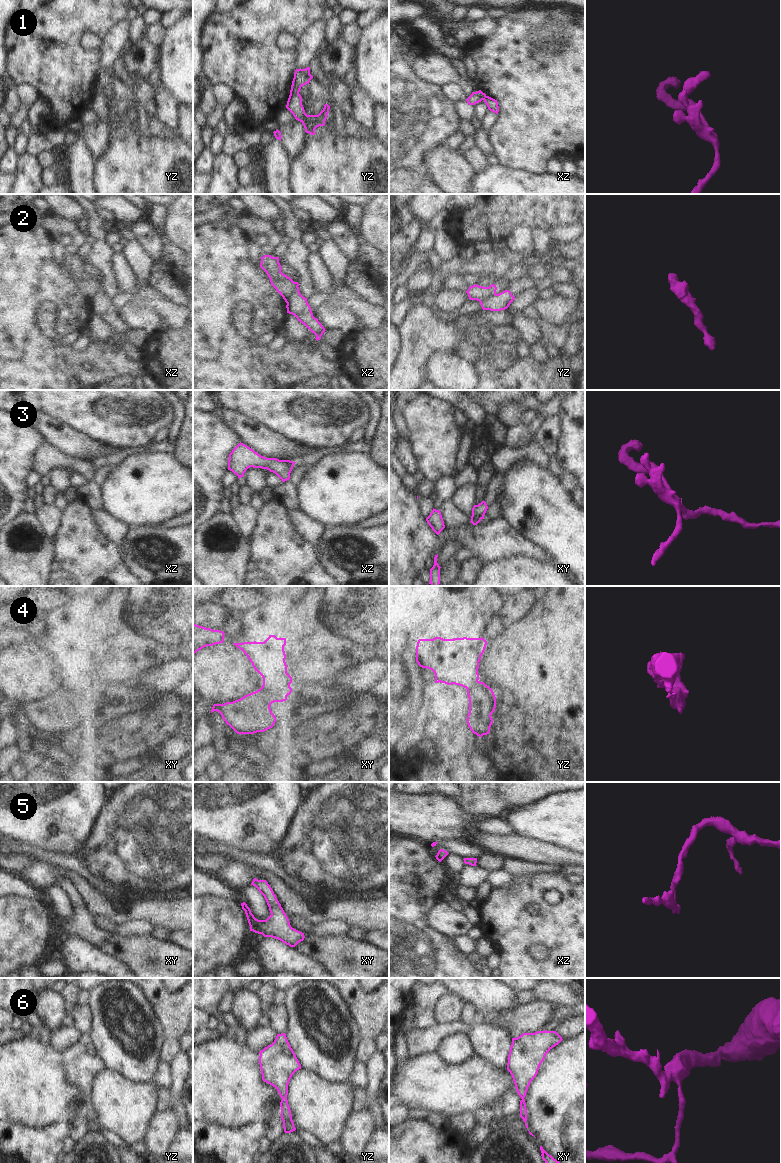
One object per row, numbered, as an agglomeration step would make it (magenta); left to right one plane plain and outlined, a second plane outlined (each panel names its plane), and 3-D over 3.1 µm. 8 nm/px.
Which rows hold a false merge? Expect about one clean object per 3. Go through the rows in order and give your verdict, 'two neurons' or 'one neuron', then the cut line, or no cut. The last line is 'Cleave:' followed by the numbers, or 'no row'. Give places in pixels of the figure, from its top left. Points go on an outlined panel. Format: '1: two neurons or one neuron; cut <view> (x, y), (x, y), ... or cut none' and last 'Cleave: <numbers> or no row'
1: two neurons; cut yz (290, 90), (298, 94)
2: two neurons; cut xz (297, 286), (286, 302)
3: two neurons; cut xy (472, 514), (481, 518)
4: two neurons; cut xy (286, 672), (286, 678), (278, 685), (263, 685)
5: one neuron; cut none
6: one neuron; cut none
Cleave: 1, 2, 3, 4

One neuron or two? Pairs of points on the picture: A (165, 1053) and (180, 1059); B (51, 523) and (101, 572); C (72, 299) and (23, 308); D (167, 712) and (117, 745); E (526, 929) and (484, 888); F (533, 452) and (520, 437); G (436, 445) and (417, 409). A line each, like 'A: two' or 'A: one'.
A: two
B: two
C: one
D: one
E: two
F: two
G: one

